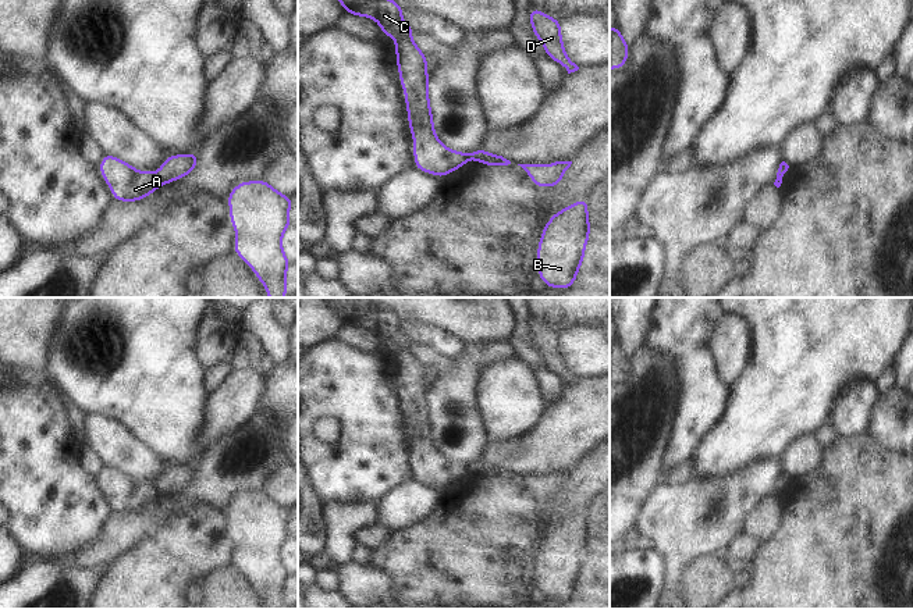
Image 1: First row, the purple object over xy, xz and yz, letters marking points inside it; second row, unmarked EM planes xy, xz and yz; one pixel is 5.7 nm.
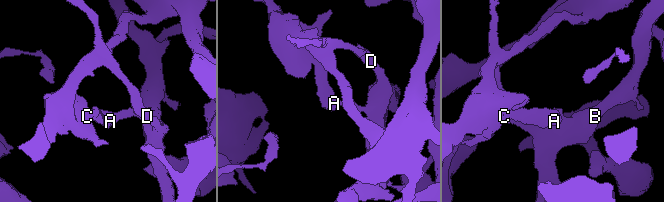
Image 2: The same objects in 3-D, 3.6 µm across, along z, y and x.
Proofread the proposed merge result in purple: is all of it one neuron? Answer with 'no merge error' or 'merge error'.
merge error

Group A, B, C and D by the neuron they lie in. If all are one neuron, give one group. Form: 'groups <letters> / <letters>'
groups A C / B D

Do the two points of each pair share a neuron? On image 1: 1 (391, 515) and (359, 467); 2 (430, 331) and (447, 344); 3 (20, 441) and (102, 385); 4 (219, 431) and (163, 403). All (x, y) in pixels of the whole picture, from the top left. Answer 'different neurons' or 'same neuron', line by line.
1: different neurons
2: same neuron
3: different neurons
4: different neurons

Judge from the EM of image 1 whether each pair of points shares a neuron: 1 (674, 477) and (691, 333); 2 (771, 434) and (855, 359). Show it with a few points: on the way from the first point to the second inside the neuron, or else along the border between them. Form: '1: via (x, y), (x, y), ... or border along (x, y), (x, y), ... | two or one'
1: border along (692, 458), (678, 463), (664, 483) | two
2: via (792, 413), (834, 371) | one

